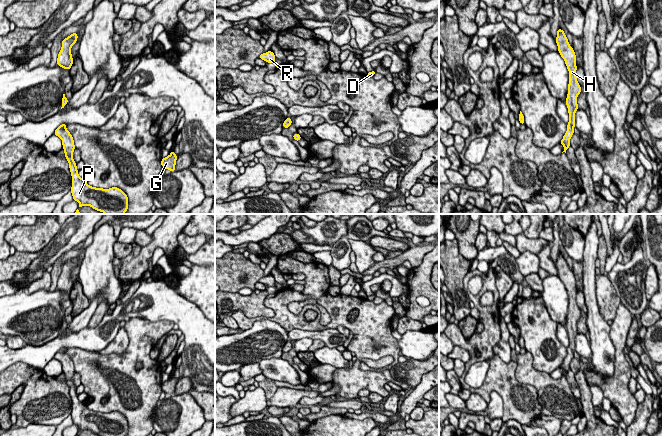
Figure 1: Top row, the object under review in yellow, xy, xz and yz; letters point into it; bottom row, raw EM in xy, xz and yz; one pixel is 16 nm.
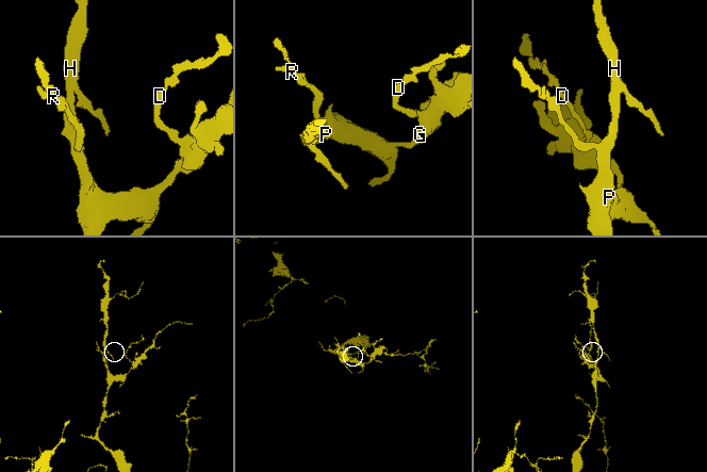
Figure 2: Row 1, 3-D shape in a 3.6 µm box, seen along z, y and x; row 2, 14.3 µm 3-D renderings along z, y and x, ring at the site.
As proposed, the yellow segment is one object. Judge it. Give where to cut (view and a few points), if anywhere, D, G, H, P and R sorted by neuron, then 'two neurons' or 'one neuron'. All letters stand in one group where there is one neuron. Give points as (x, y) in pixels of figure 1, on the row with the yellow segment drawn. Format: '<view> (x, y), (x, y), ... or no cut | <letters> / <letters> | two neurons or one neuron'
no cut | D G H P R | one neuron

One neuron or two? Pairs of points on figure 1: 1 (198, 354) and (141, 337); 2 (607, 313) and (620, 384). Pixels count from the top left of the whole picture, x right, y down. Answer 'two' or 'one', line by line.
1: two
2: two

